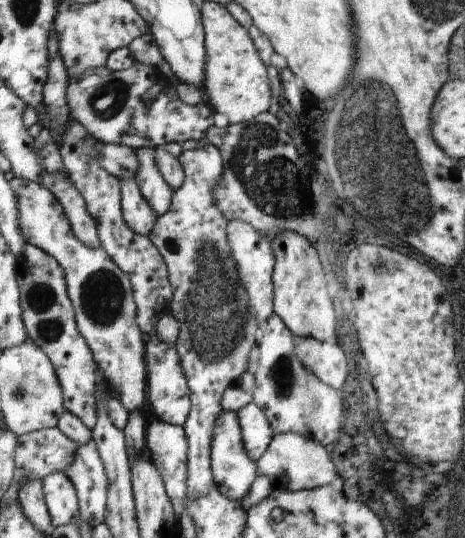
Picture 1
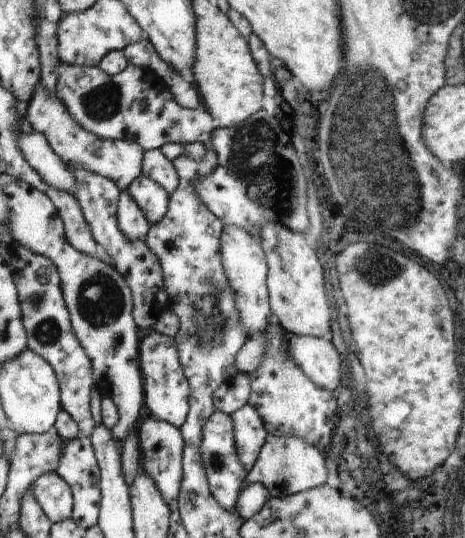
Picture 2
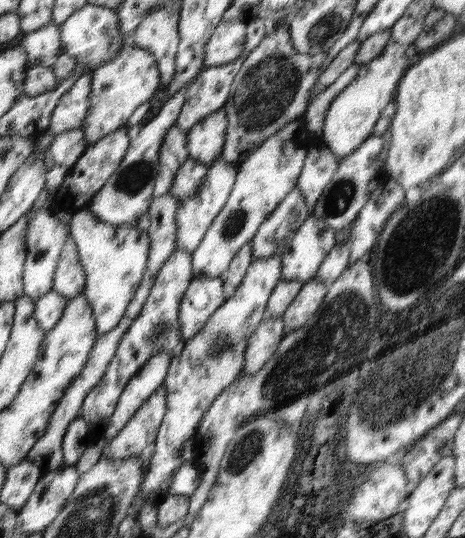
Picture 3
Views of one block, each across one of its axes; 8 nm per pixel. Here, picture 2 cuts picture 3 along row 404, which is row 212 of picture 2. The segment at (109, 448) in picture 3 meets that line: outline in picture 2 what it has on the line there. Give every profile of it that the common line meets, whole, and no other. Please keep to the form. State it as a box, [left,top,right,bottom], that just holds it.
[127,174,169,226]

